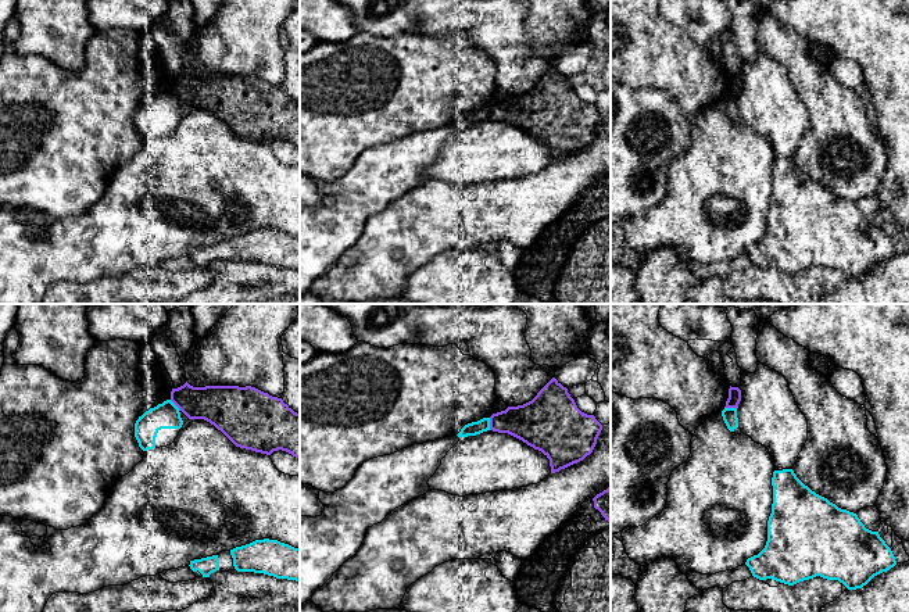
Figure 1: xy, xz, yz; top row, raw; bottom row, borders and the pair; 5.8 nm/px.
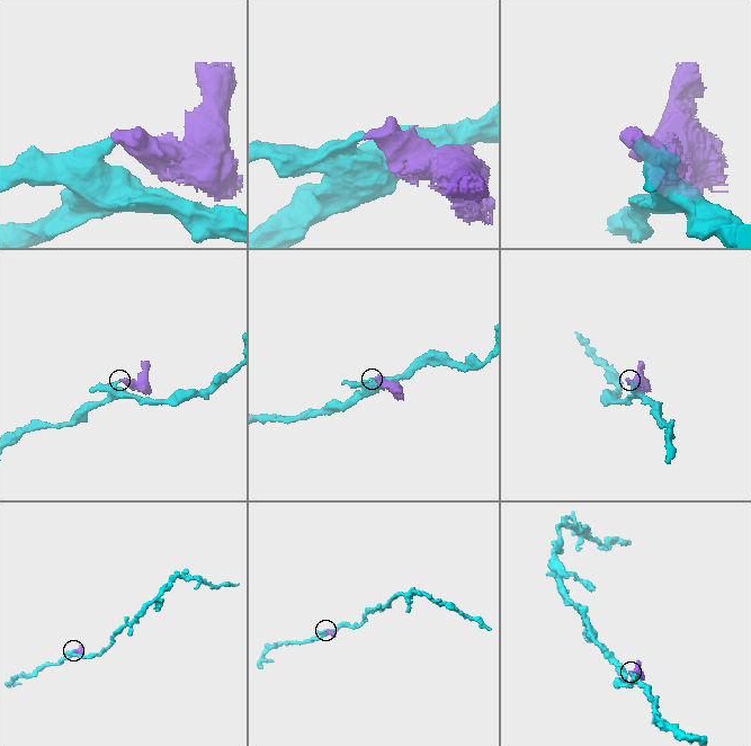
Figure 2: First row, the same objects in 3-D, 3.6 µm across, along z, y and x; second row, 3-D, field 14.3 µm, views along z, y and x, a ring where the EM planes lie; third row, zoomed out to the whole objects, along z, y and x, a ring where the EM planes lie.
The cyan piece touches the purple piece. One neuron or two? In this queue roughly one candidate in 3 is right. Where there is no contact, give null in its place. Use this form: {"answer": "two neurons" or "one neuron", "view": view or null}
{"answer": "two neurons", "view": "xz"}

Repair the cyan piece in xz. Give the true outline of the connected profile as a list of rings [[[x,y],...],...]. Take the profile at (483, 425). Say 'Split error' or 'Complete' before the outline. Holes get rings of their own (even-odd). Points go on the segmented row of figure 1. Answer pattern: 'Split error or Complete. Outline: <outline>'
Complete. Outline: [[[483,418],[477,422],[465,425],[457,436],[459,439],[468,436],[476,436],[487,430],[490,430],[490,418]]]

